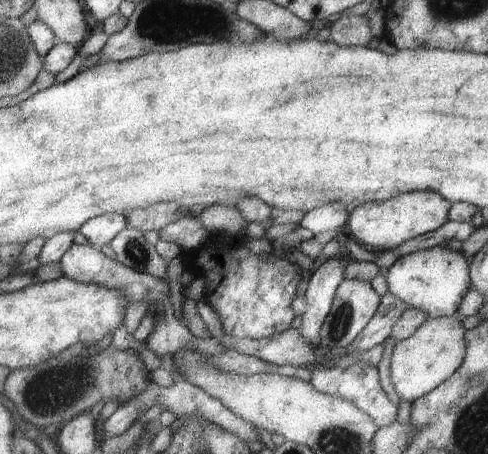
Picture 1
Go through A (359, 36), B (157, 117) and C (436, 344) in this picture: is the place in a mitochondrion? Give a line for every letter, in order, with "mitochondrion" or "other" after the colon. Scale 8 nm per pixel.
A: other
B: other
C: other

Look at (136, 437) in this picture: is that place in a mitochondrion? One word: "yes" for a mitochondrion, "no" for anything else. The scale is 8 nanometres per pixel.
no

